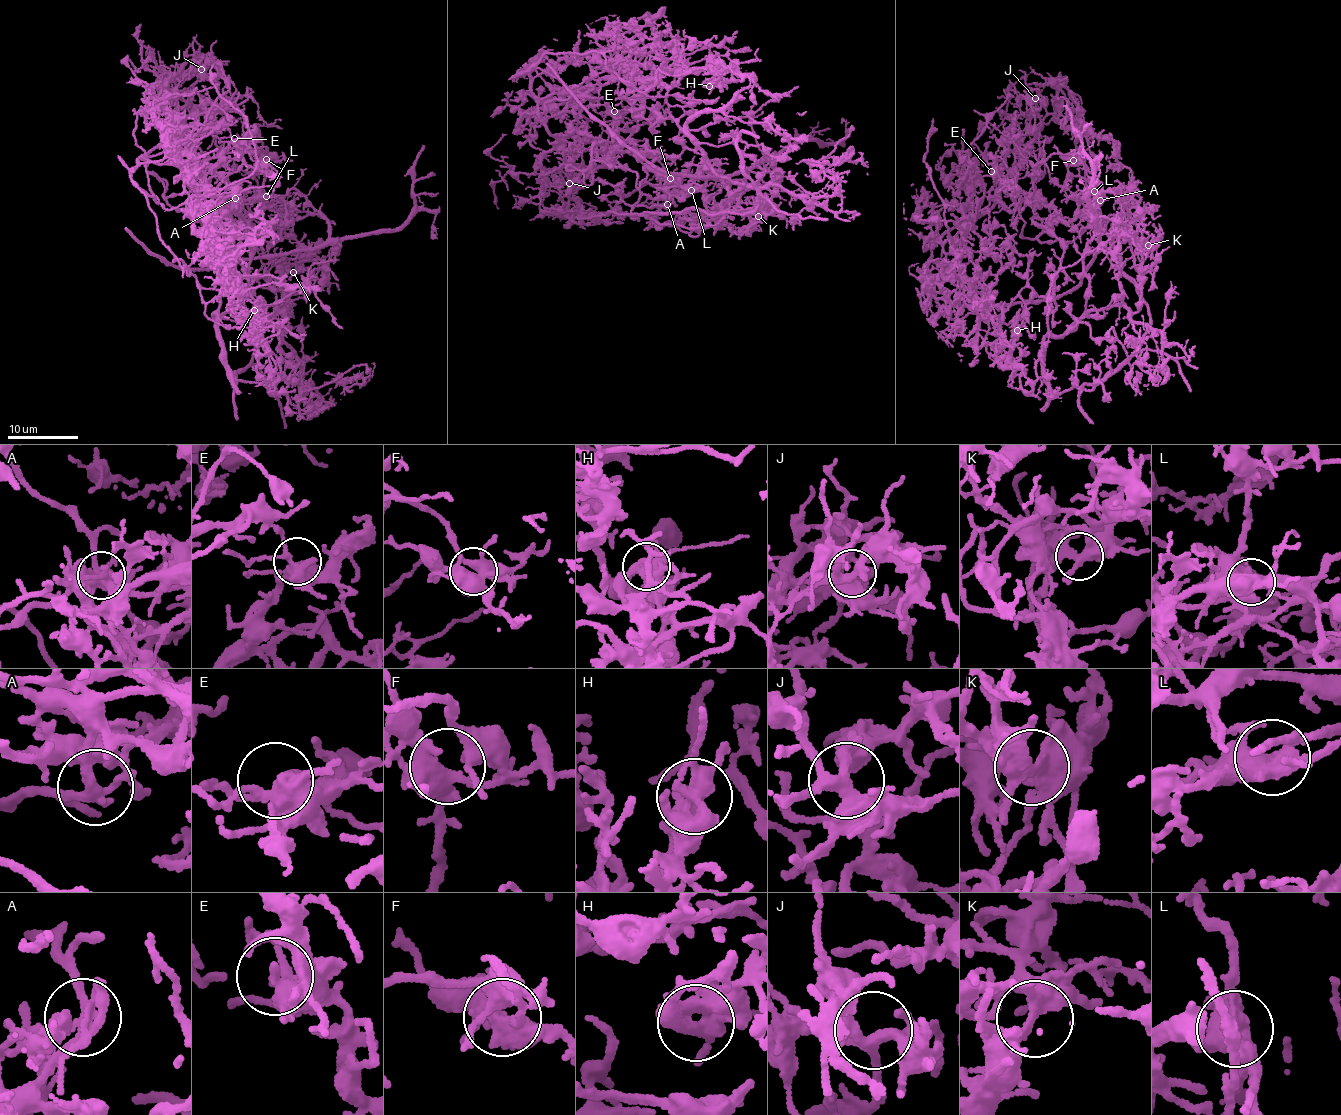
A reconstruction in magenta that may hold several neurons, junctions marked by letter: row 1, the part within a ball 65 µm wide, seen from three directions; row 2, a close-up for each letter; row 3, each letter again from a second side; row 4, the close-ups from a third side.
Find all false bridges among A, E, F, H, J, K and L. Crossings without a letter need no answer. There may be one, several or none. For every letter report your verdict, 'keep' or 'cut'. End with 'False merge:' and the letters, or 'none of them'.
A: cut
E: keep
F: keep
H: cut
J: keep
K: keep
L: cut
False merge: A, H, L

